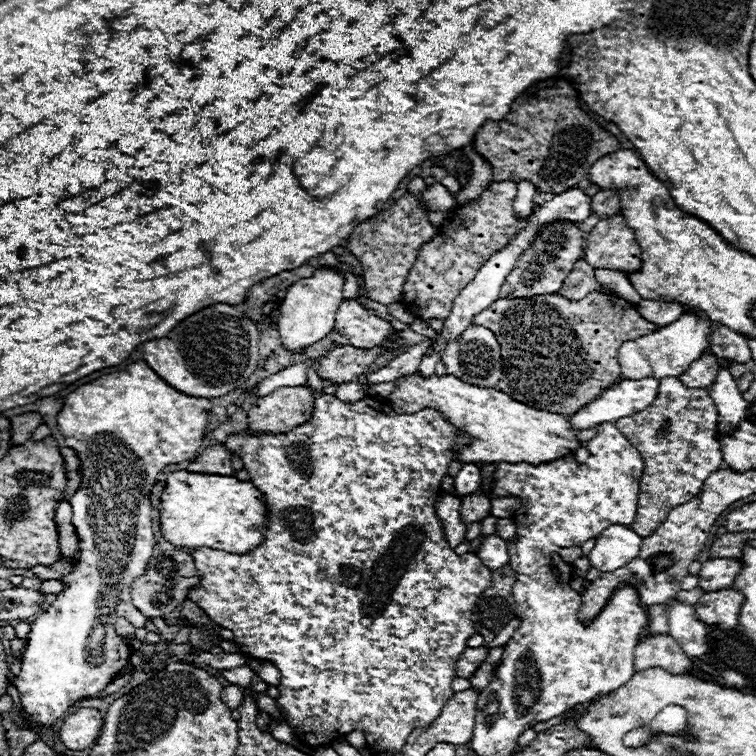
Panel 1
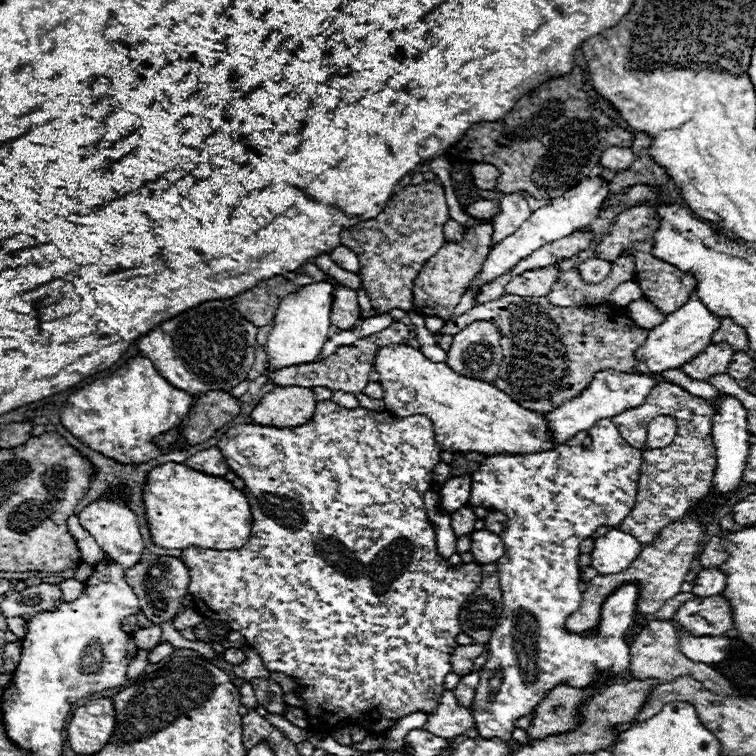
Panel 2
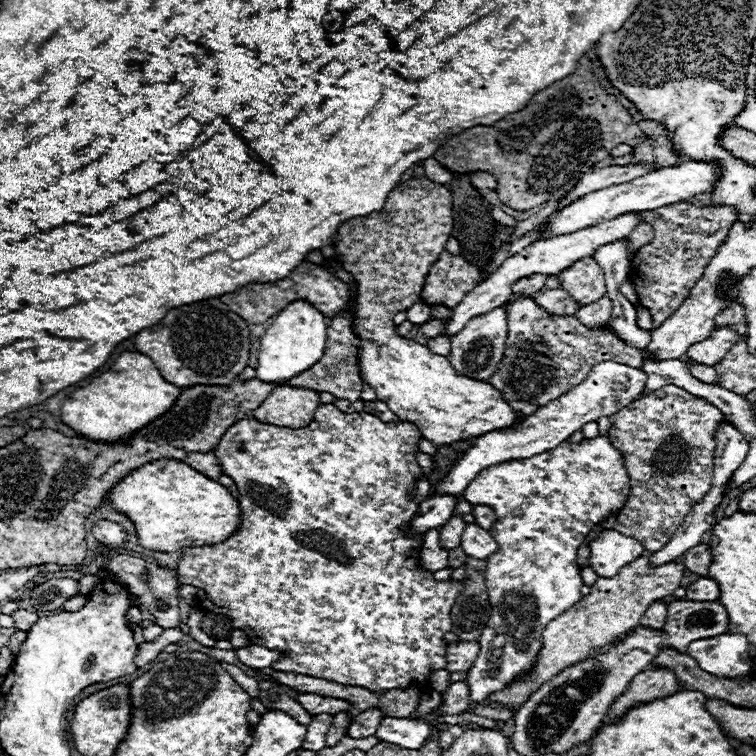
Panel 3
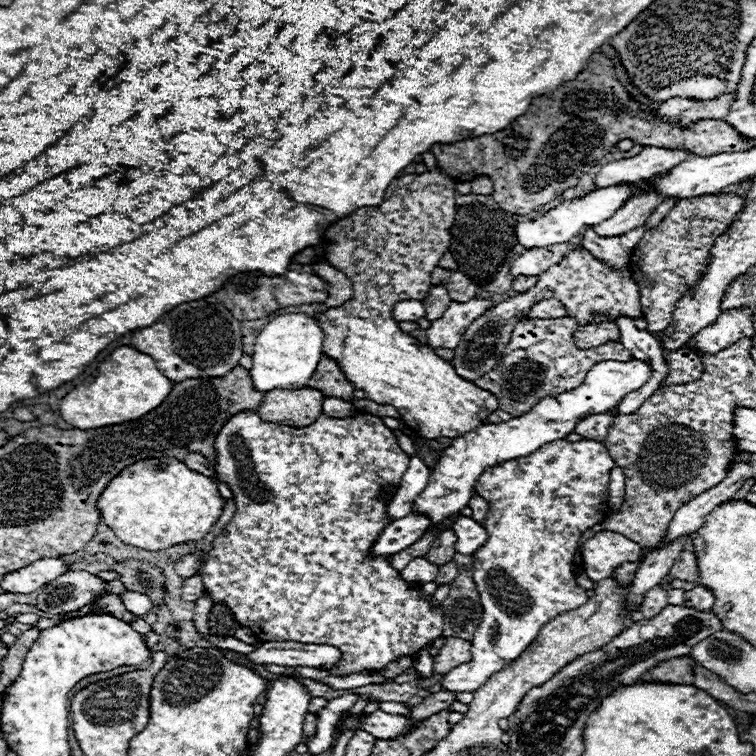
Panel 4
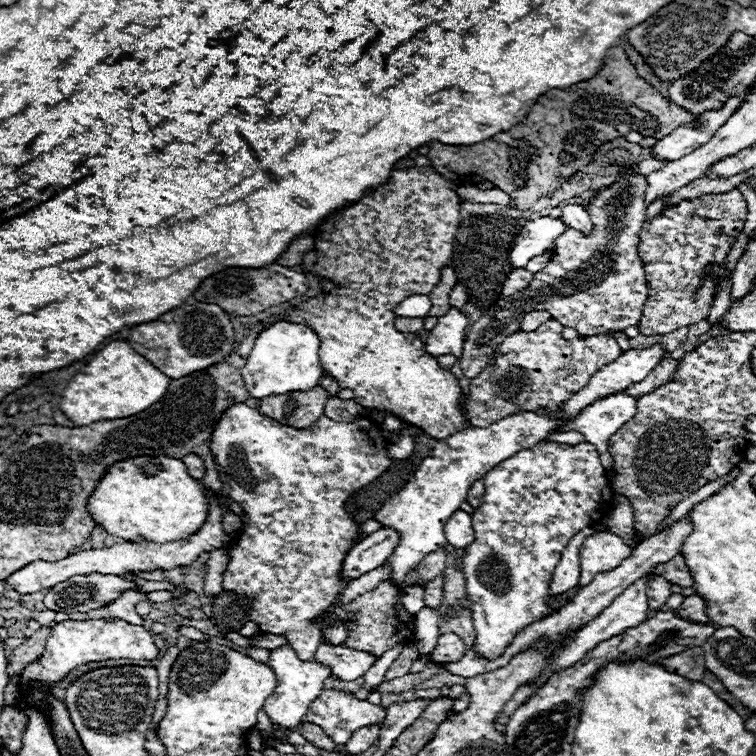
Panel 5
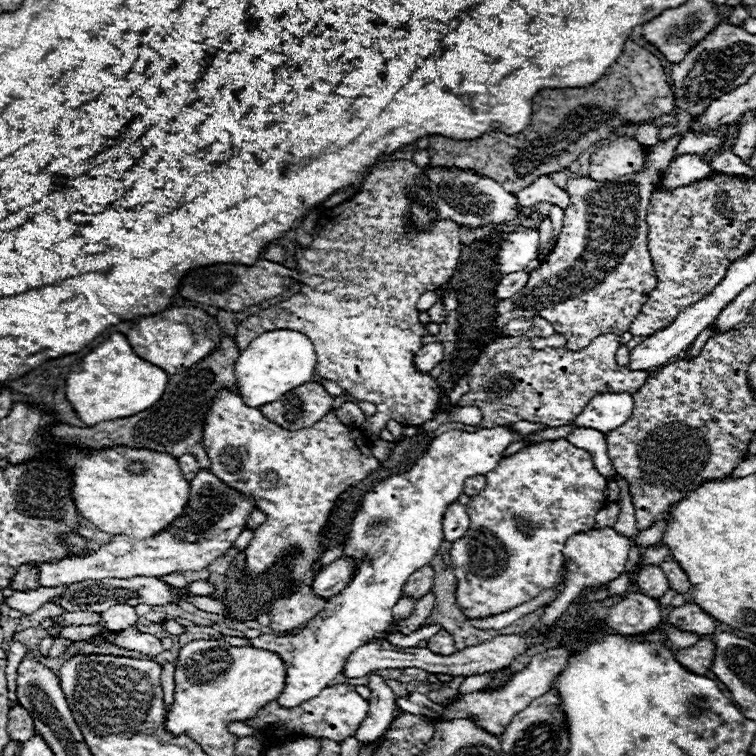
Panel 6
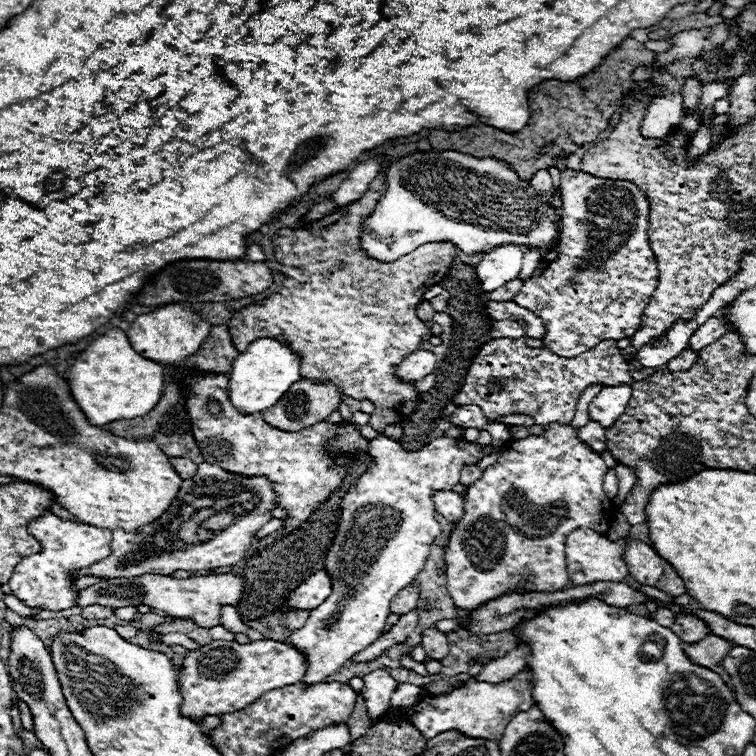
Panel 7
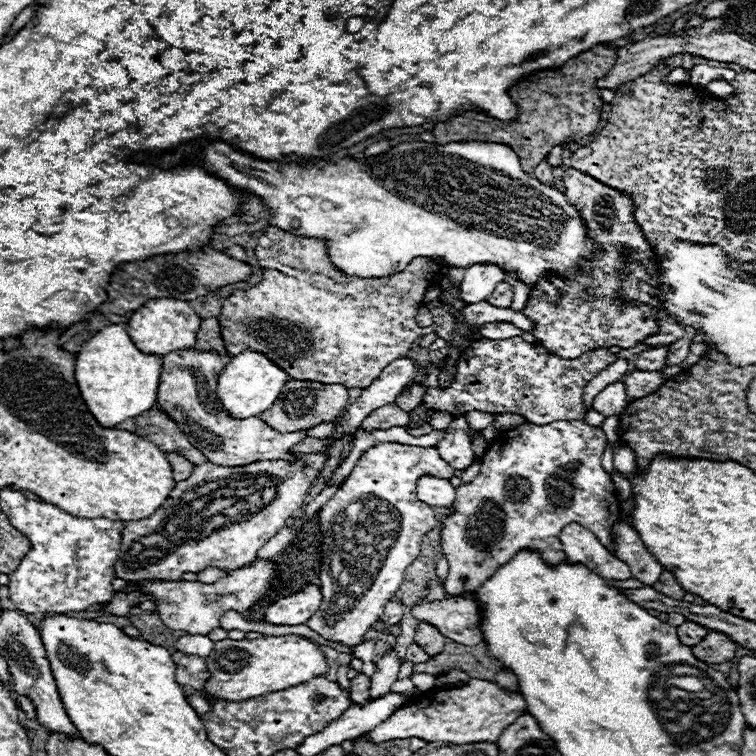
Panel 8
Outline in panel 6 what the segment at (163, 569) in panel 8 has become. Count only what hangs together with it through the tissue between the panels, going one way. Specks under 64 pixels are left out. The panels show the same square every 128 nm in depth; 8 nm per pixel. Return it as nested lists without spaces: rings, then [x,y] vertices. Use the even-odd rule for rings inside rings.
[[[200,470],[192,484],[192,496],[186,514],[168,530],[144,542],[132,542],[128,536],[112,536],[108,544],[84,556],[68,556],[54,564],[38,564],[40,586],[64,586],[82,580],[102,578],[132,578],[132,576],[166,576],[172,572],[190,572],[210,566],[218,556],[228,554],[232,542],[246,530],[246,516],[254,510],[254,502],[240,496],[236,490],[220,482],[212,472]]]

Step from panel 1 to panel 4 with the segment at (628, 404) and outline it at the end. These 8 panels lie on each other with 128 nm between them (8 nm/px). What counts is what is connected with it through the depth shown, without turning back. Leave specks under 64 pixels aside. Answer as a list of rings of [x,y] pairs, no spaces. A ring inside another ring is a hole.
[[[632,358],[628,362],[616,362],[616,360],[598,362],[588,370],[586,380],[578,388],[558,394],[556,398],[540,400],[532,408],[532,412],[526,412],[524,416],[518,416],[518,418],[512,418],[512,420],[500,422],[500,424],[486,424],[486,426],[480,426],[480,428],[456,438],[444,450],[436,468],[430,472],[428,486],[416,498],[414,510],[428,514],[436,526],[446,516],[452,516],[452,514],[460,512],[464,506],[468,506],[468,500],[472,498],[474,484],[486,468],[500,464],[500,462],[514,460],[514,458],[530,456],[544,444],[550,444],[554,440],[564,440],[570,432],[574,432],[576,424],[580,420],[584,420],[584,416],[590,416],[596,412],[612,412],[612,408],[616,408],[616,404],[628,392],[642,388],[646,384],[646,380],[650,378],[650,374],[652,374],[650,366],[636,358]]]

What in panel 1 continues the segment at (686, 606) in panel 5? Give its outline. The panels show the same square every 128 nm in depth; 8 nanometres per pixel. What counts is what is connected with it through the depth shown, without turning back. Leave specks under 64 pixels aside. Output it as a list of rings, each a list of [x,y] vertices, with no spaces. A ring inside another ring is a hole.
[[[714,558],[702,564],[700,570],[700,588],[706,592],[722,590],[732,586],[736,576],[742,570],[742,560],[728,560],[728,558]]]

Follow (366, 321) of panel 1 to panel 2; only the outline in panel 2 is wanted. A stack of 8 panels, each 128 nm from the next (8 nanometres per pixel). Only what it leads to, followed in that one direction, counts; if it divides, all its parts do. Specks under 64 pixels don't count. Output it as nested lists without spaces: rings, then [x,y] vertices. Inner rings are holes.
[[[336,284],[334,302],[332,302],[332,316],[330,318],[332,318],[332,324],[338,326],[340,330],[344,330],[344,328],[352,330],[358,324],[358,320],[364,318],[360,308],[358,308],[354,290]]]

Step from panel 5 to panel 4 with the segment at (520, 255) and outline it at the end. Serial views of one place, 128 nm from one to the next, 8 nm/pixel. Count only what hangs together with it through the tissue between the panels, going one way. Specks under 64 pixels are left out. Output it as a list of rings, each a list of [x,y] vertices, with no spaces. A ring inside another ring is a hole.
[[[634,184],[632,186],[608,186],[608,188],[598,188],[588,192],[584,198],[574,198],[574,200],[564,200],[560,206],[548,210],[544,216],[532,222],[520,222],[516,224],[516,238],[520,244],[526,248],[534,246],[552,246],[552,244],[562,244],[568,242],[570,238],[578,236],[584,226],[596,226],[604,220],[608,220],[630,196],[632,196]]]

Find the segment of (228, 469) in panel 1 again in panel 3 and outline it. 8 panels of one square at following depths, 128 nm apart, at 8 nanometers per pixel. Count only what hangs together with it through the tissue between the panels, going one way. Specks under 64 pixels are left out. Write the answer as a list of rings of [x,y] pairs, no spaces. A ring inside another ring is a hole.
[[[192,452],[192,454],[188,454],[188,456],[184,458],[184,462],[186,462],[190,468],[202,472],[202,474],[208,476],[208,478],[218,480],[218,478],[222,476],[222,468],[220,468],[220,462],[218,462],[218,458],[214,456],[214,452]]]

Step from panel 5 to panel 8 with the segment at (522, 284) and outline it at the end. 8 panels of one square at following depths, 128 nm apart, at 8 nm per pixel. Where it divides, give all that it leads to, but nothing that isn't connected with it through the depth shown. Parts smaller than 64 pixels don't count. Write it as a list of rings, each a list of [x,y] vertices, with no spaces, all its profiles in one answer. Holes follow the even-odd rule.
[[[498,284],[496,290],[490,294],[488,302],[490,302],[492,306],[498,306],[498,308],[510,308],[510,304],[512,304],[512,294],[514,294],[512,284]]]

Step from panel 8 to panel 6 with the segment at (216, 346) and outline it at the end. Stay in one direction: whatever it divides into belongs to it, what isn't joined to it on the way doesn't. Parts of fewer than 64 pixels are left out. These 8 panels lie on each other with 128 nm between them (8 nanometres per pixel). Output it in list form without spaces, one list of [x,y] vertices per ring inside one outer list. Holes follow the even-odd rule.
[[[224,336],[218,348],[204,358],[202,362],[194,364],[190,370],[170,376],[168,386],[164,390],[164,396],[148,410],[124,418],[124,420],[106,420],[96,426],[78,428],[70,424],[56,424],[50,430],[44,430],[42,434],[50,434],[58,444],[62,446],[76,446],[86,450],[104,450],[104,448],[116,448],[116,446],[128,446],[128,448],[146,448],[152,452],[166,452],[172,456],[182,454],[194,454],[200,468],[210,468],[210,458],[202,446],[202,428],[208,408],[212,406],[212,400],[216,392],[220,390],[238,390],[238,380],[234,374],[234,364],[240,356],[240,350],[234,342],[234,338]]]

